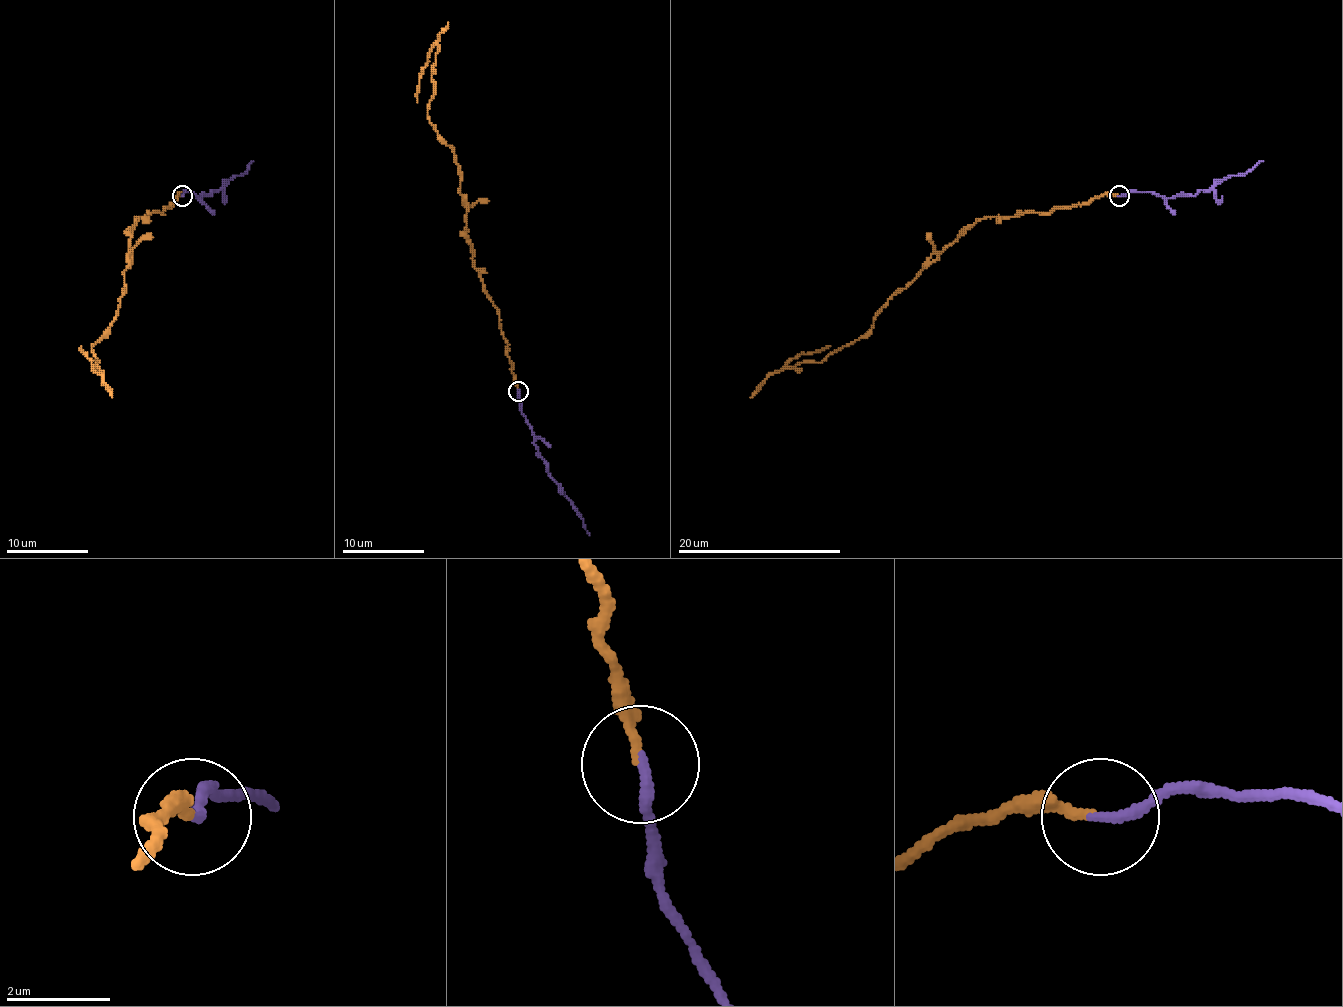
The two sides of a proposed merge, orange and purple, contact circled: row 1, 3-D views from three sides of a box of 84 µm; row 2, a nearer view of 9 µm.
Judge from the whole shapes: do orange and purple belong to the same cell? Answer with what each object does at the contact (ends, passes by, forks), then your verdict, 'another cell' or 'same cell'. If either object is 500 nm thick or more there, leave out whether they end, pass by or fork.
orange ends | purple ends | another cell

